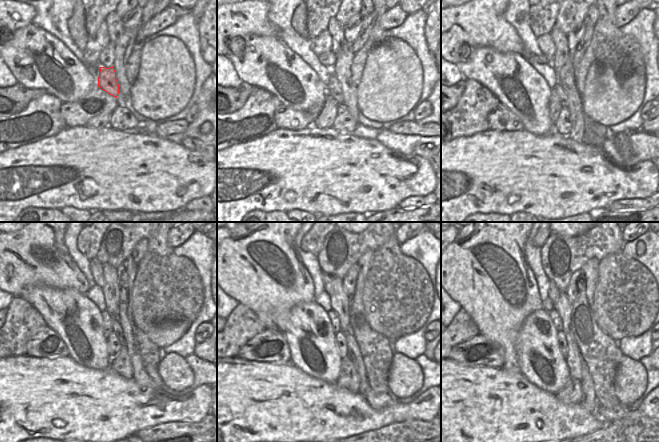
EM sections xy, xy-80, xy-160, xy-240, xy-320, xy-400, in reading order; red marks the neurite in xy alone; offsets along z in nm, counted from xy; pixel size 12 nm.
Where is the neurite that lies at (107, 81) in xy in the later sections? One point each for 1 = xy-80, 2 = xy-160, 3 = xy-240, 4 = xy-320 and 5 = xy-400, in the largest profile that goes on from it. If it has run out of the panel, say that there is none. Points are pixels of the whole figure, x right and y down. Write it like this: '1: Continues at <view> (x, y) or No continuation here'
1: Continues at xy-80 (334, 89)
2: Continues at xy-160 (562, 95)
3: Continues at xy-240 (116, 326)
4: Continues at xy-320 (353, 352)
5: Continues at xy-400 (589, 401)

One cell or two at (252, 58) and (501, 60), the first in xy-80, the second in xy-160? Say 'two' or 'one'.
one

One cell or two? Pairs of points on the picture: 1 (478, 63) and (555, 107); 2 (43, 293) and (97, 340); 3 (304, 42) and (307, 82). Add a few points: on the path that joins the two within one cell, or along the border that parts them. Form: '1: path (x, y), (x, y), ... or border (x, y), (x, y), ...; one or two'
1: border (550, 89), (550, 120), (553, 124); two
2: path (61, 299), (76, 299), (78, 301), (80, 322); one
3: border (287, 46), (320, 79); two

